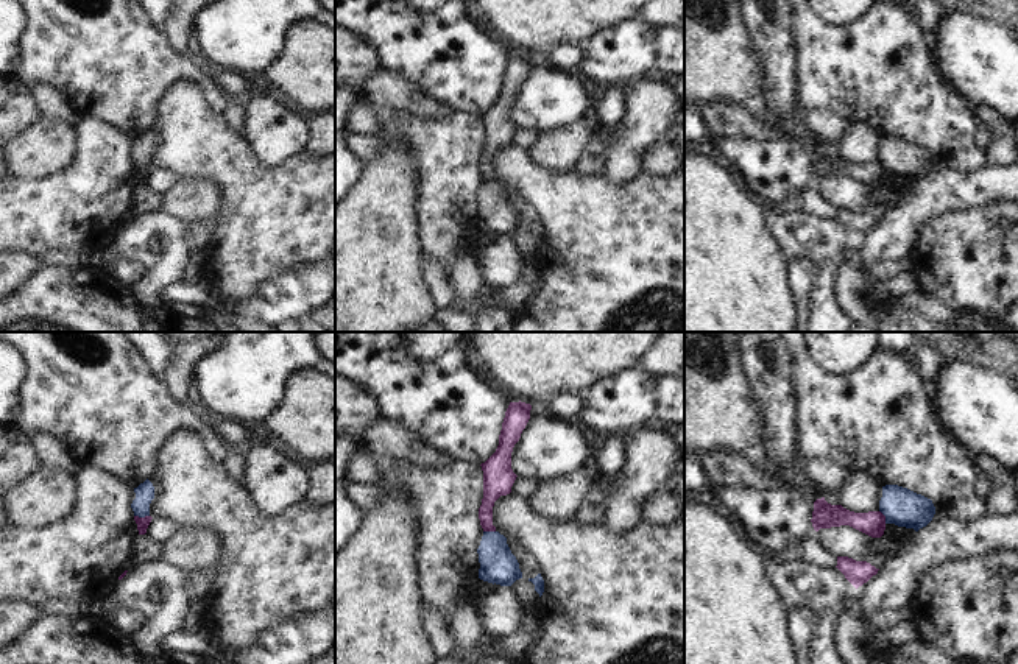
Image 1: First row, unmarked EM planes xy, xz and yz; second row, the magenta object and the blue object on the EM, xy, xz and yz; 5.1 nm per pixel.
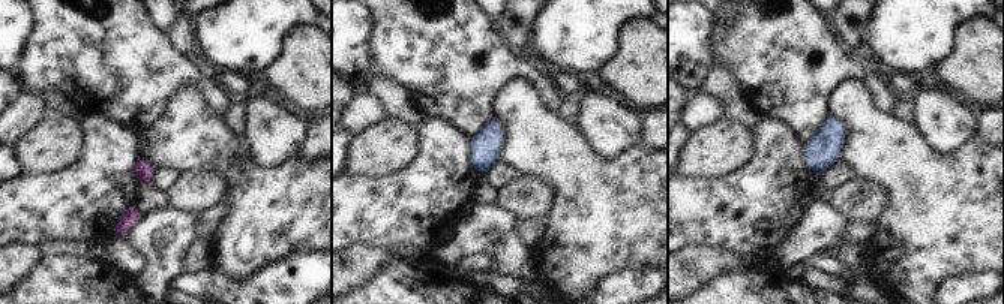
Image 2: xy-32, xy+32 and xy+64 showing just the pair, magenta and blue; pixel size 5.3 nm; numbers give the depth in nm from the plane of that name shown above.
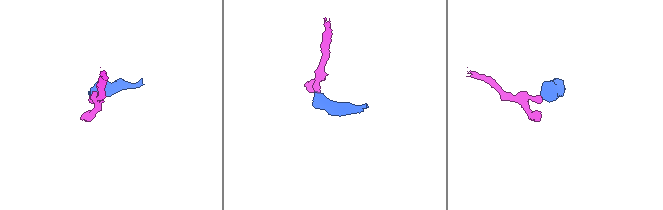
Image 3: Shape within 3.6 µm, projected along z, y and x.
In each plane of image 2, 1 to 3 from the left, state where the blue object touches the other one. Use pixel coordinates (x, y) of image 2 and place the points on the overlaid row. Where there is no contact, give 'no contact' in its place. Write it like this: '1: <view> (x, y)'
1: no contact
2: no contact
3: no contact

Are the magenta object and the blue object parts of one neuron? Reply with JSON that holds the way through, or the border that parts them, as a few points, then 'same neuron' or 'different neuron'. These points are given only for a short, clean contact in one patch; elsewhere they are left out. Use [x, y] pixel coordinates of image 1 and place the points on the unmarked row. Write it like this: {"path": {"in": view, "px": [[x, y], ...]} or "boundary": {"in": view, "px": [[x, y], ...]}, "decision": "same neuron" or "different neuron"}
{"boundary": {"in": "xy", "px": [[134, 166], [148, 167]]}, "decision": "different neuron"}

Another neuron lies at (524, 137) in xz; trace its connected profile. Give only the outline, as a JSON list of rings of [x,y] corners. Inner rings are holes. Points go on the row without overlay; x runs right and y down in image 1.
[[[516,128],[511,143],[522,147],[522,148],[530,148],[536,142],[536,132],[528,129],[528,128]]]

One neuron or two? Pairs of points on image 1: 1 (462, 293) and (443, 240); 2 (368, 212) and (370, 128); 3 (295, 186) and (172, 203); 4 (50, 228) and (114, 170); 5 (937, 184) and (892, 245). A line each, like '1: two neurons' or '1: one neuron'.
1: two neurons
2: two neurons
3: two neurons
4: one neuron
5: one neuron

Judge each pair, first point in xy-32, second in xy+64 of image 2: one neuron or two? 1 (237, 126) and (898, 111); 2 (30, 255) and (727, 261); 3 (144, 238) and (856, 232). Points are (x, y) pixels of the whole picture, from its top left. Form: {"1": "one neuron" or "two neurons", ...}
{"1": "one neuron", "2": "one neuron", "3": "two neurons"}

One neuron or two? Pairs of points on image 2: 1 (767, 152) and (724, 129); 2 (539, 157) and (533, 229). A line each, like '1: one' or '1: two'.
1: two
2: two

